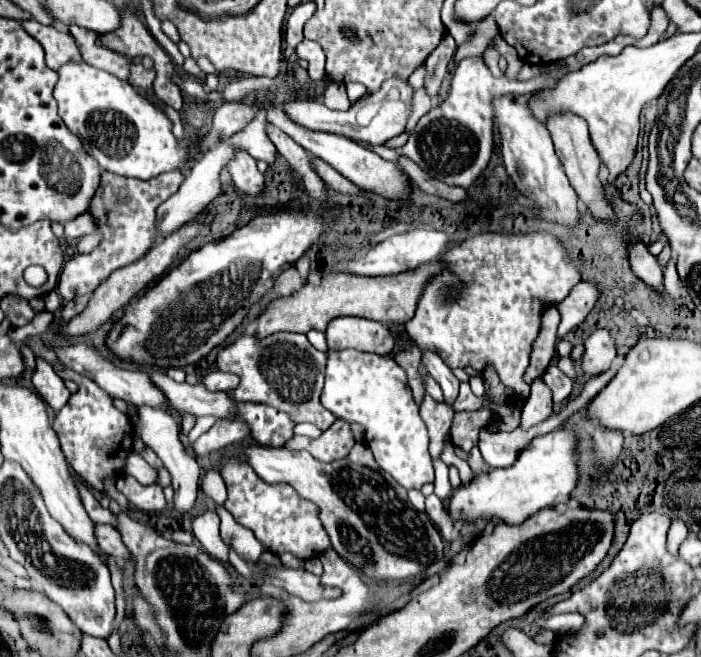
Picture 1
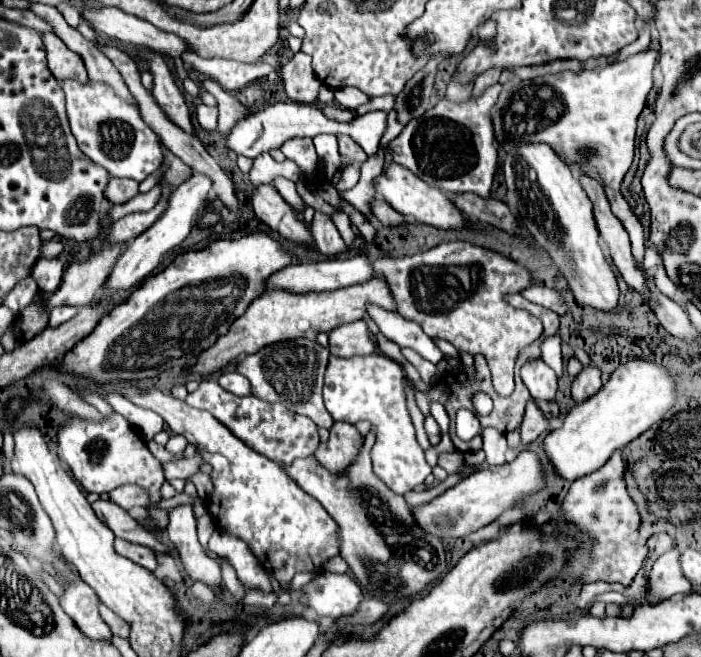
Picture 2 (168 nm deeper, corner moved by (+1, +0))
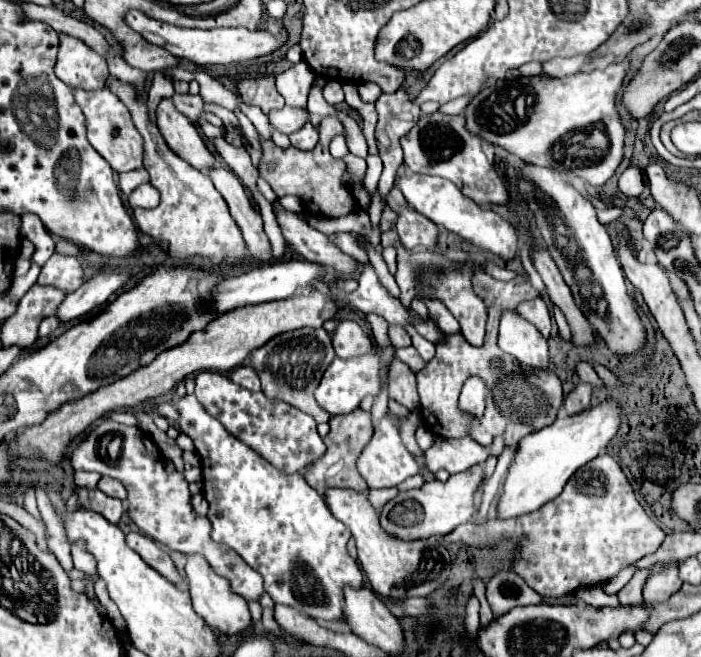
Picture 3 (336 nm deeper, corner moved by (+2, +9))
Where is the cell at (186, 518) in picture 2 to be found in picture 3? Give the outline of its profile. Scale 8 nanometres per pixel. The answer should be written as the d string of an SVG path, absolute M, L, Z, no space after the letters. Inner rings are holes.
M188 554L186 556L186 574L190 580L190 596L194 602L194 610L206 620L206 624L210 624L212 628L216 628L224 634L236 634L250 624L250 612L248 612L246 600L230 590L230 582L226 582L226 578L214 574L214 570L210 570L206 558L202 558L200 554Z

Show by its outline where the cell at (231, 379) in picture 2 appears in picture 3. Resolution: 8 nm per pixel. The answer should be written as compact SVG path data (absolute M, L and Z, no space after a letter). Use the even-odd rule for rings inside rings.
M238 366L228 376L230 376L232 382L236 382L236 384L248 388L248 390L254 390L254 392L260 390L260 380L258 380L258 376L256 376L252 366Z

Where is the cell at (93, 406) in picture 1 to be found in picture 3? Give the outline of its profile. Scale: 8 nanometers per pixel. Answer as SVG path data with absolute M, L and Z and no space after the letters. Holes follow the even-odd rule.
M104 420L96 424L86 438L76 446L70 456L72 468L84 472L98 472L102 476L118 478L128 490L128 516L130 520L152 540L164 542L168 548L182 552L182 554L202 554L216 570L216 574L230 580L232 590L246 600L258 600L264 592L262 576L246 566L234 550L220 546L210 538L210 522L204 516L198 516L190 504L190 490L188 482L180 472L168 472L164 456L158 454L156 444L148 434L144 434L136 426L116 424L112 420Z

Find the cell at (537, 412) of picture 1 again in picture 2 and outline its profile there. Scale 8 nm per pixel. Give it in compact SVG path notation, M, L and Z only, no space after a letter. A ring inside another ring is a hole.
M543 359L527 361L521 367L521 379L535 399L545 399L545 401L555 399L557 375L549 365L543 363Z

